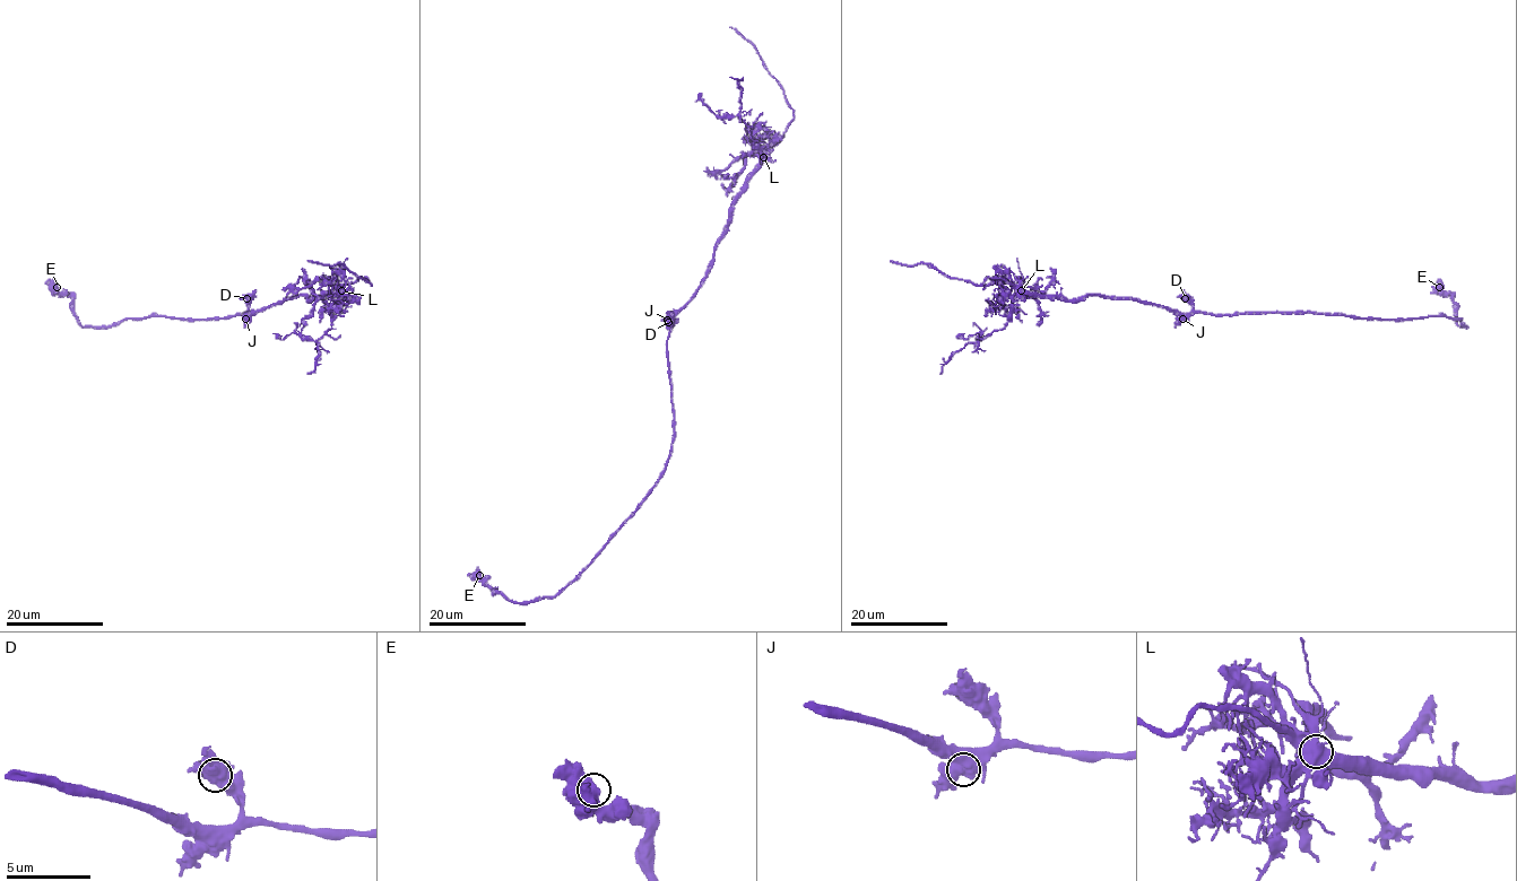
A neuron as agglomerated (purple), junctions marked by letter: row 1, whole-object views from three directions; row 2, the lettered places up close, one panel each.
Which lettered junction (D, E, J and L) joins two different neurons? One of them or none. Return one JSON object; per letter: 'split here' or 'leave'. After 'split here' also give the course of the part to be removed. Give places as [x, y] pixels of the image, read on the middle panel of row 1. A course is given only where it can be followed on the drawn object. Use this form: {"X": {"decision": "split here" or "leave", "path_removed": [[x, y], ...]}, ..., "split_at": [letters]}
{"D": {"decision": "leave"}, "E": {"decision": "leave"}, "J": {"decision": "leave"}, "L": {"decision": "split here", "path_removed": [[763, 157], [739, 118], [738, 80], [729, 77]]}, "split_at": ["L"]}

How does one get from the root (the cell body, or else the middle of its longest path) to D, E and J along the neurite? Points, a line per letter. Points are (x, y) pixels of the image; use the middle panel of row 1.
D: (667, 350), (668, 322)
E: (667, 350), (673, 411), (672, 452), (662, 477), (639, 508), (554, 596), (511, 602), (479, 575)
J: (667, 350), (667, 320)

